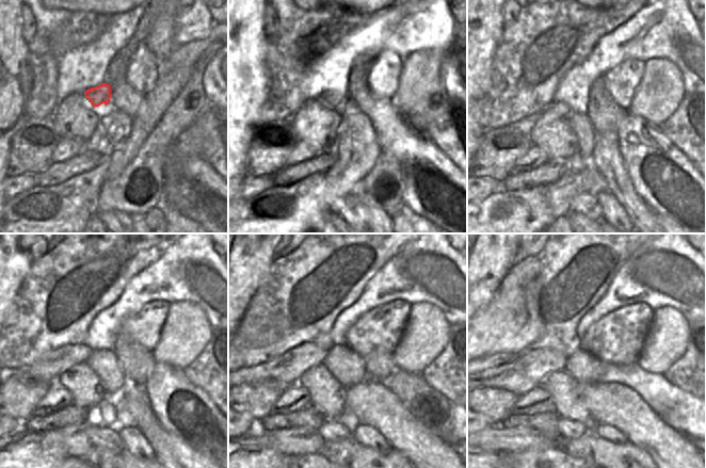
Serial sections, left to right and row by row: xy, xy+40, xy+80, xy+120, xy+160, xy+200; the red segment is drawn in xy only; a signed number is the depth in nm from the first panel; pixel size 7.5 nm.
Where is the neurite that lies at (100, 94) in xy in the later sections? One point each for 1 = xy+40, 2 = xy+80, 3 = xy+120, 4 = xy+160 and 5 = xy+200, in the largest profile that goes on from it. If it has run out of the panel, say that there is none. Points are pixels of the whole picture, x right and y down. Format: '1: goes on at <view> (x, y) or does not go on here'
1: goes on at xy+40 (332, 99)
2: goes on at xy+80 (526, 125)
3: goes on at xy+120 (48, 368)
4: goes on at xy+160 (287, 369)
5: goes on at xy+200 (530, 370)

